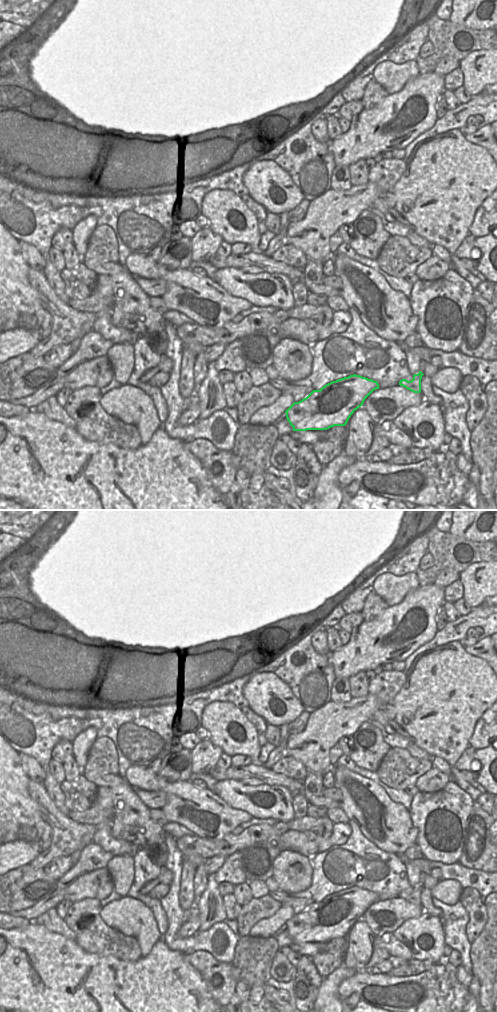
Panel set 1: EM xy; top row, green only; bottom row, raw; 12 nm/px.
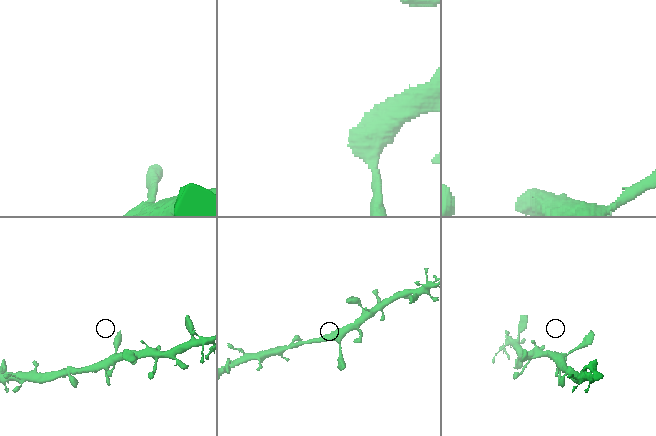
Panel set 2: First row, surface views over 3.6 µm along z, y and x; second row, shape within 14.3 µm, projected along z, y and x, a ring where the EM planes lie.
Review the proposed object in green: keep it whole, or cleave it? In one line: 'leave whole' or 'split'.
leave whole

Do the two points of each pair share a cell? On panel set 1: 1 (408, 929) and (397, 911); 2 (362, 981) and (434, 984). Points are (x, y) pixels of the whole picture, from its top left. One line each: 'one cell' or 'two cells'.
1: two cells
2: one cell

